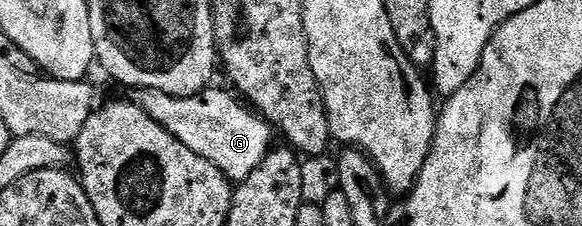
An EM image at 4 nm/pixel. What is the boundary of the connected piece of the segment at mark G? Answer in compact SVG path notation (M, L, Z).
M209 88L189 98L175 98L169 94L159 94L156 90L142 90L135 95L134 101L159 126L186 144L190 152L196 152L209 161L227 176L229 182L239 184L250 176L250 172L254 172L254 168L258 168L258 164L262 164L268 151L273 149L274 130L259 114L229 94Z

